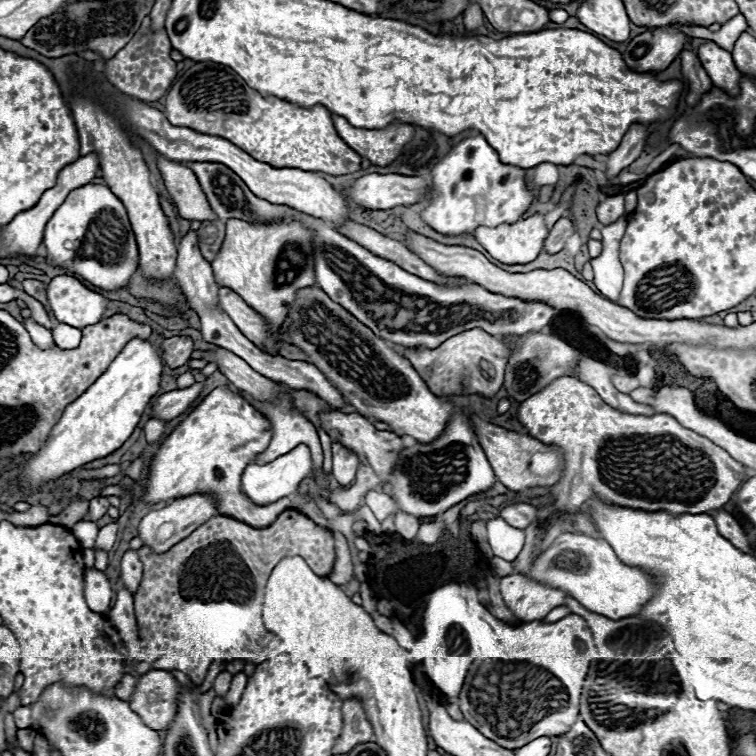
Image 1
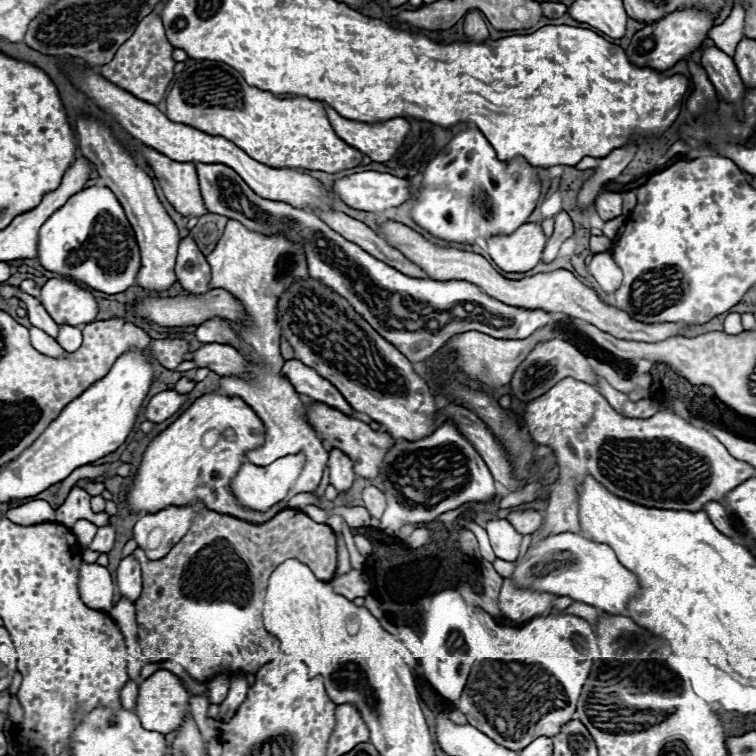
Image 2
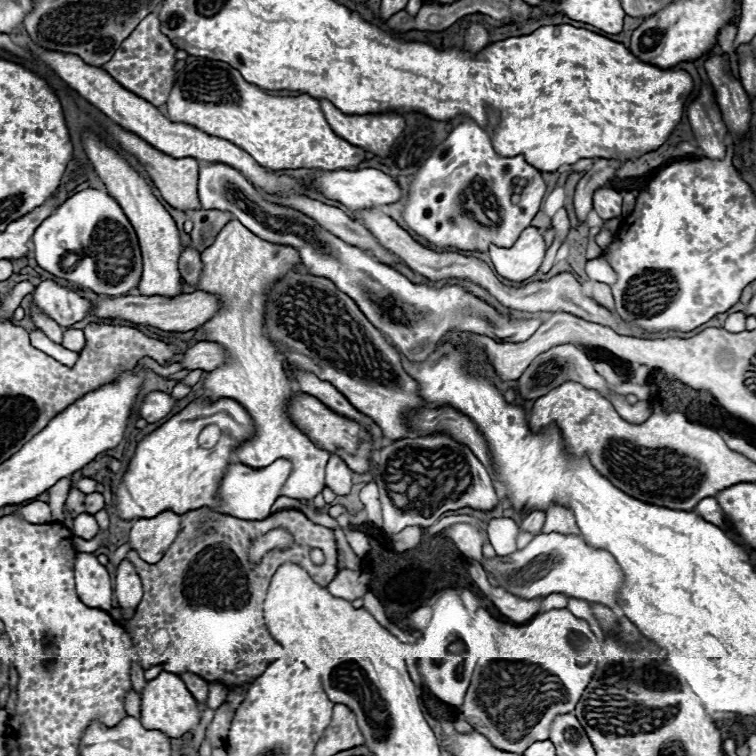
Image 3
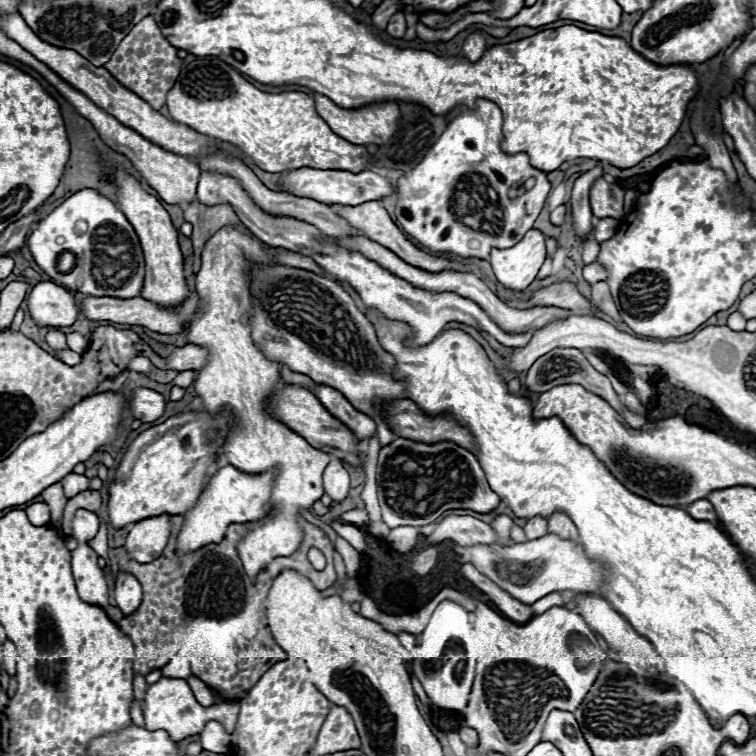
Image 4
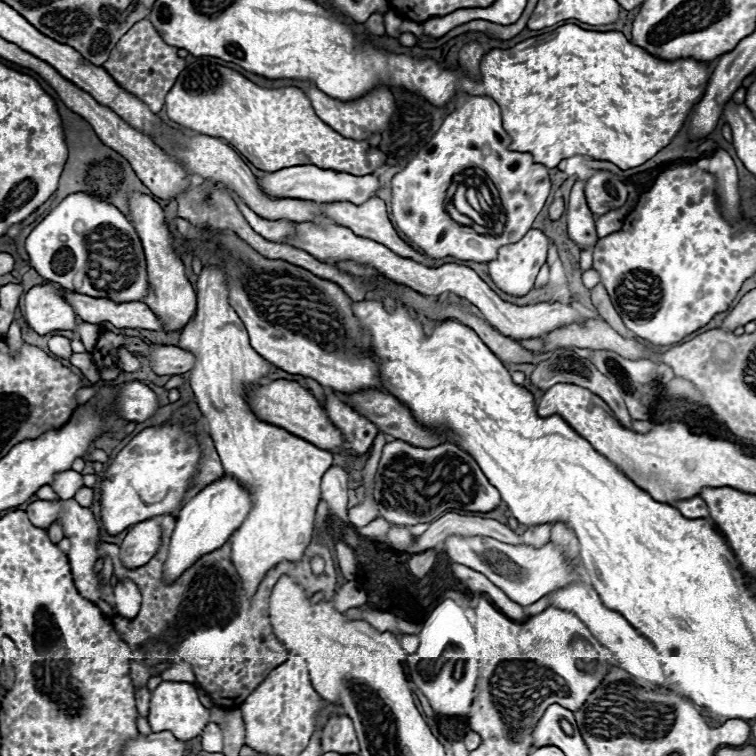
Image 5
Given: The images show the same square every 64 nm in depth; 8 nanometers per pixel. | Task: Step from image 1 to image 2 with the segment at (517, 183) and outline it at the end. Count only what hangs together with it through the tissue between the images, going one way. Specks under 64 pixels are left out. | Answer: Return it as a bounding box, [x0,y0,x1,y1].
[410,128,542,244]

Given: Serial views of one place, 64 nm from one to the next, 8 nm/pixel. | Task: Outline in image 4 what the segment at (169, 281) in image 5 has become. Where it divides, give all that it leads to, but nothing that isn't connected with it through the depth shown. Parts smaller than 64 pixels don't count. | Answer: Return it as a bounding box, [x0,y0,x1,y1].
[116,170,190,308]

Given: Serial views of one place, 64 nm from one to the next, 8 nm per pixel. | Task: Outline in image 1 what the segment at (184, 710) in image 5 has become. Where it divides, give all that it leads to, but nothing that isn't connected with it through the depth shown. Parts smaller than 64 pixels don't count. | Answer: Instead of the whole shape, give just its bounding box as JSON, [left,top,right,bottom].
[130,670,180,730]

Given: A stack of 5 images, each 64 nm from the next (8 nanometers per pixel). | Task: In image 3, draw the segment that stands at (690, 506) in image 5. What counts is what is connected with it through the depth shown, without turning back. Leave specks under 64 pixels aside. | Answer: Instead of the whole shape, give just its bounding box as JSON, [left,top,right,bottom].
[694,498,726,528]

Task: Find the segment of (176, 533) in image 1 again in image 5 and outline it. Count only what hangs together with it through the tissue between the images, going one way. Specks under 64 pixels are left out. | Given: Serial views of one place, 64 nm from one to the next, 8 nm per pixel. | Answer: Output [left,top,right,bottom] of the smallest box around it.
[120,518,160,568]

